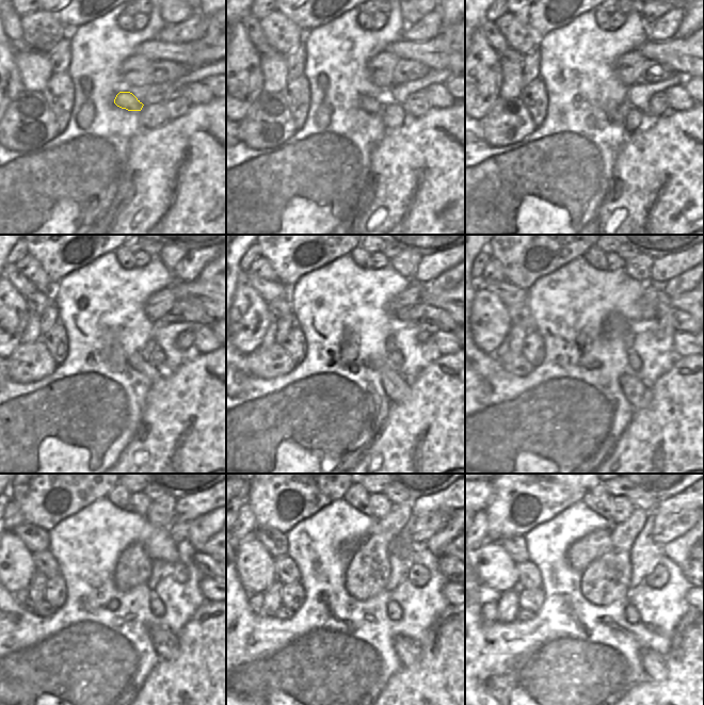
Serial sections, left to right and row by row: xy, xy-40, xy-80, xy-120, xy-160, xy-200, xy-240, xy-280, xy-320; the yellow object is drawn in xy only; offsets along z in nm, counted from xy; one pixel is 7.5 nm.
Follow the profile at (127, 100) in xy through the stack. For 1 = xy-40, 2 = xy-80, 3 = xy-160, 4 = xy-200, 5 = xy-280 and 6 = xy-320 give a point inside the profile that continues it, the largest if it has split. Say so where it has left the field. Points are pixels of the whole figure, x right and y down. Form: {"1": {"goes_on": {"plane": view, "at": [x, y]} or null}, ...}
{"1": {"goes_on": {"plane": "xy-40", "at": [368, 103]}}, "2": {"goes_on": {"plane": "xy-80", "at": [618, 115]}}, "3": {"goes_on": {"plane": "xy-160", "at": [397, 389]}}, "4": {"goes_on": {"plane": "xy-200", "at": [639, 396]}}, "5": {"goes_on": {"plane": "xy-280", "at": [409, 652]}}, "6": {"goes_on": {"plane": "xy-320", "at": [653, 662]}}}

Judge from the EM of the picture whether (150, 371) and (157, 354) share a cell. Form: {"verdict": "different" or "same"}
{"verdict": "different"}

